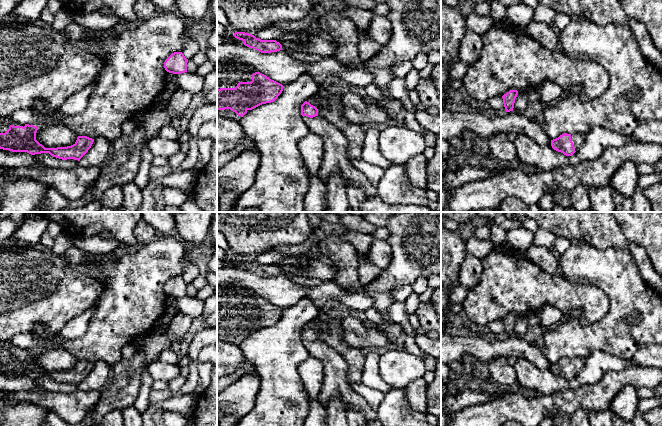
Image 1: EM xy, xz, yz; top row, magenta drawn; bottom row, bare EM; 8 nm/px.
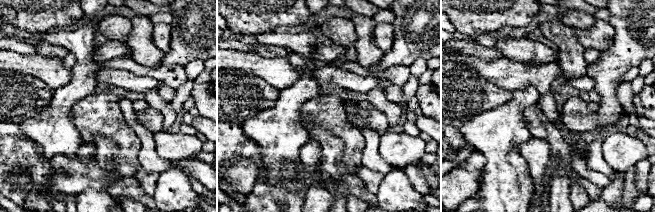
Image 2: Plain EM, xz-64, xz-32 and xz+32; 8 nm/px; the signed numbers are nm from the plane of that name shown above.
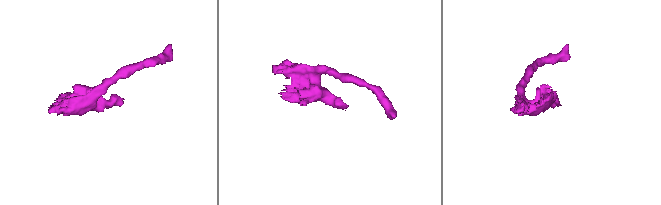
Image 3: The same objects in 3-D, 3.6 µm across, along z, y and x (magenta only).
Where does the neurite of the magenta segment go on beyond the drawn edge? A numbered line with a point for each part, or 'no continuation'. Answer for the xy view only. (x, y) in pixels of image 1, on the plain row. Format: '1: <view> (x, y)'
1: xy (5, 346)

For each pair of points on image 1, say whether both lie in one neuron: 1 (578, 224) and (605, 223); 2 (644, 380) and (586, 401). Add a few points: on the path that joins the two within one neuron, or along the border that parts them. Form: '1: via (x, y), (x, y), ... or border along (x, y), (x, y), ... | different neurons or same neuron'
1: via (585, 223), (598, 223) | same neuron
2: via (630, 379), (617, 379), (600, 395) | same neuron

